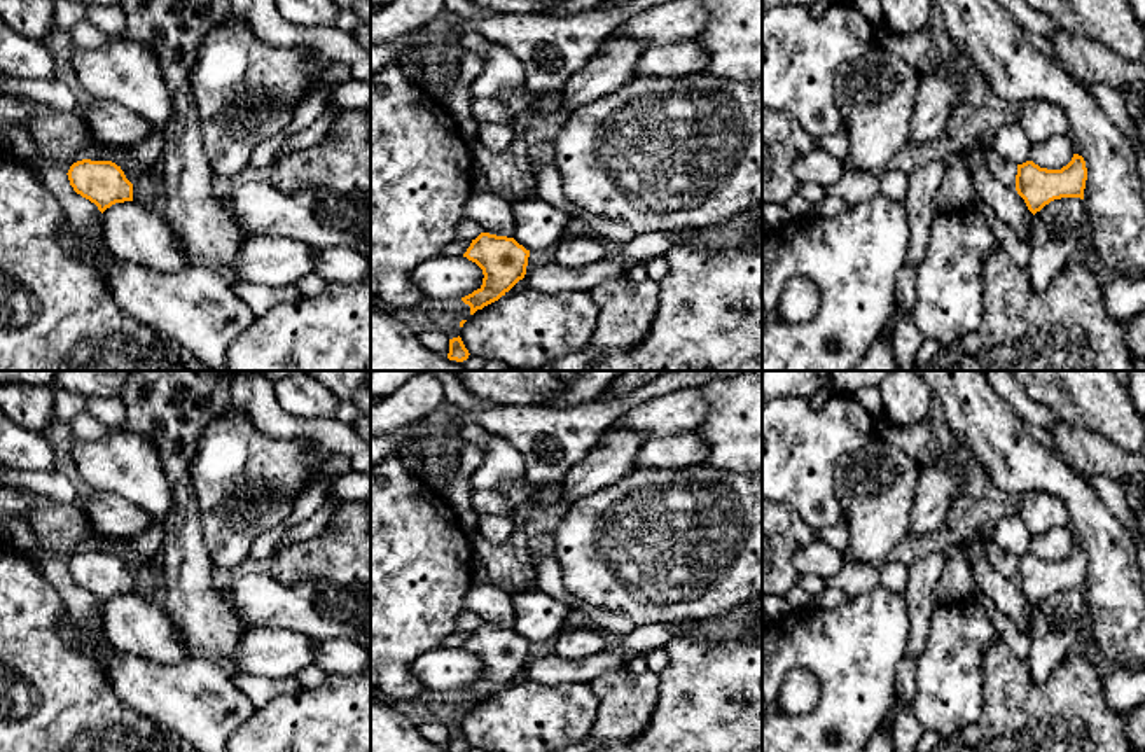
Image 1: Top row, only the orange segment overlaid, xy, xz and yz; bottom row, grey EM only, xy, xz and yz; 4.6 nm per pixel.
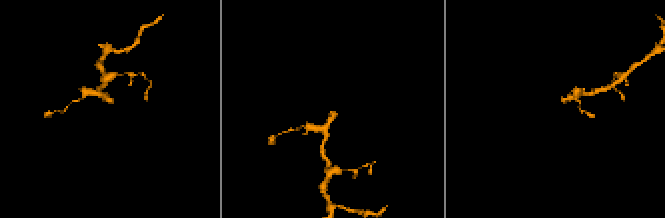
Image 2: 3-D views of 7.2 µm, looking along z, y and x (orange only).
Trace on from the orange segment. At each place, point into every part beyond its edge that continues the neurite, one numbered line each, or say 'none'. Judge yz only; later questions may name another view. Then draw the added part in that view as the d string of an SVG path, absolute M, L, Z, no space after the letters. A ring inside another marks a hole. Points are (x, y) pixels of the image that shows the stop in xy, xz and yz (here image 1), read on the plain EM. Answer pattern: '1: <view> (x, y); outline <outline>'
1: yz (1006, 564); outline M986 537L984 540L984 549L988 553L989 561L995 565L995 568L1009 577L1009 579L1016 579L1016 567L1017 567L1017 556L1002 551L991 537Z

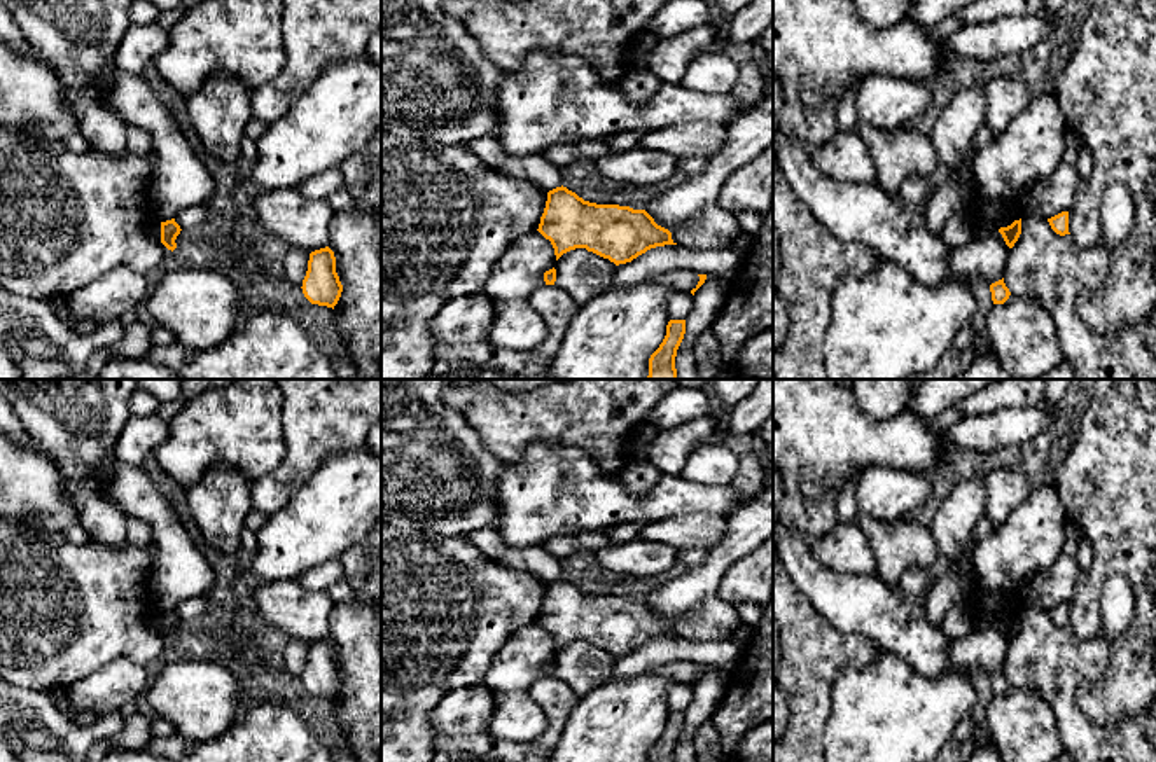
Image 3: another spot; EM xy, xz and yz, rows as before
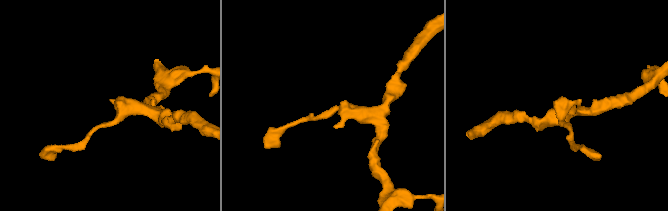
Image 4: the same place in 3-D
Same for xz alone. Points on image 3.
none

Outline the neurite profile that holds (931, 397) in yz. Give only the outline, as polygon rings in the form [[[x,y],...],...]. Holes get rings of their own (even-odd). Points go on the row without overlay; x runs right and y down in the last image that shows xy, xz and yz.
[[[920,379],[904,409],[923,419],[932,419],[951,409],[958,400],[997,381],[1000,379]]]

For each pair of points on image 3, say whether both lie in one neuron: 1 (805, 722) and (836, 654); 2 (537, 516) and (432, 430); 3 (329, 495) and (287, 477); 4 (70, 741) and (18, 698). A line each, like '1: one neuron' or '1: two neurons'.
1: one neuron
2: two neurons
3: two neurons
4: one neuron

